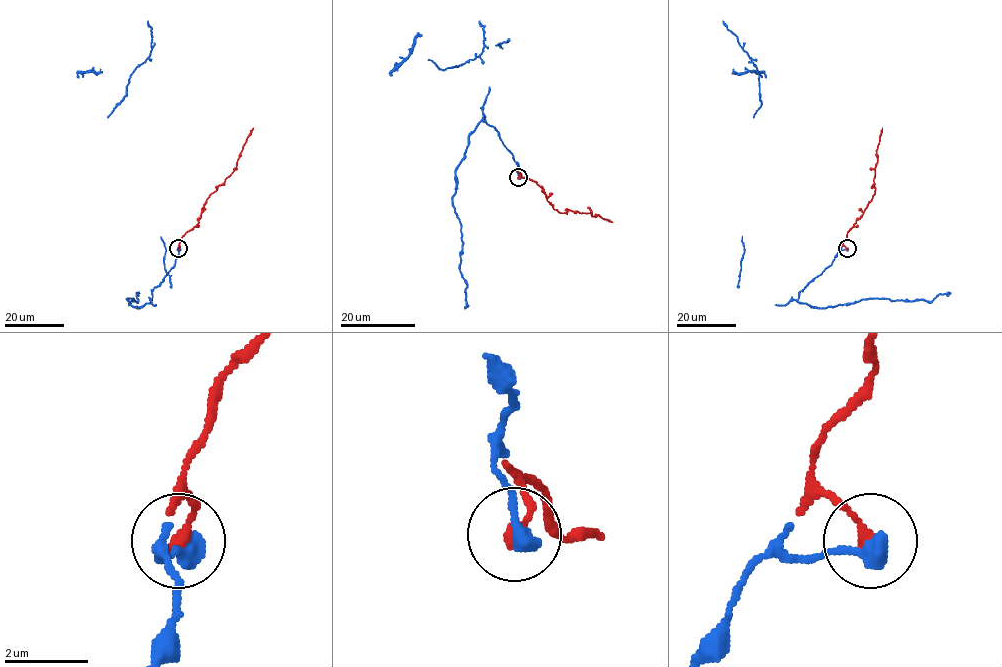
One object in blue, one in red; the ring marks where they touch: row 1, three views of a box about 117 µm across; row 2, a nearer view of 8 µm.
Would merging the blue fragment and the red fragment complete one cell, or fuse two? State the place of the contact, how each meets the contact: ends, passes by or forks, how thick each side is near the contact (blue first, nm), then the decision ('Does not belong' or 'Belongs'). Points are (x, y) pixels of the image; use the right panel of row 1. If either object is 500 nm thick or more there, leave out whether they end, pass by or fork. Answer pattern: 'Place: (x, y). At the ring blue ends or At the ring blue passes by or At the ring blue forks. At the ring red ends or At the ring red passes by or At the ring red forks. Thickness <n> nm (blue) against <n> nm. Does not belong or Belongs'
Place: (847, 248). At the ring blue ends. At the ring red ends. Thickness 460 nm (blue) against 340 nm. Belongs

